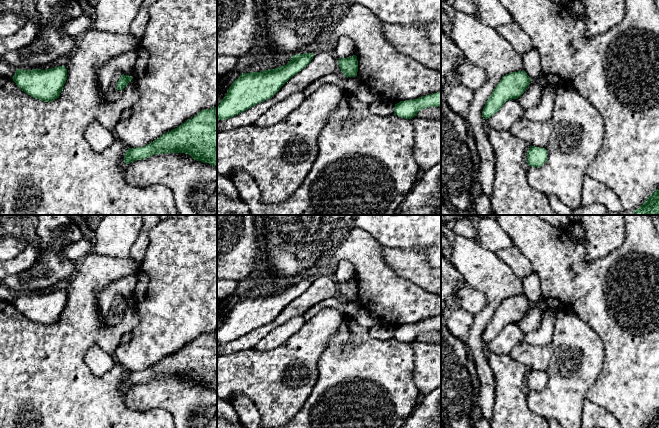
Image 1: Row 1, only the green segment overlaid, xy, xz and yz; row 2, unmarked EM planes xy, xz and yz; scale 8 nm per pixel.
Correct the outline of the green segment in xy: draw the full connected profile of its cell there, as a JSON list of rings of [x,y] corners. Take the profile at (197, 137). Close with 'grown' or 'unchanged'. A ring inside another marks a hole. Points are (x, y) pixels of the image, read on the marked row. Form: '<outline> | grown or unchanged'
[[[217,108],[201,110],[179,127],[143,147],[129,148],[124,161],[127,165],[166,153],[187,153],[196,161],[217,166]]] | unchanged

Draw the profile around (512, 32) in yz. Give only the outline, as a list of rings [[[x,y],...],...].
[[[514,21],[497,27],[496,31],[503,39],[508,41],[513,49],[521,56],[524,56],[534,48],[530,37],[524,32],[520,25]]]

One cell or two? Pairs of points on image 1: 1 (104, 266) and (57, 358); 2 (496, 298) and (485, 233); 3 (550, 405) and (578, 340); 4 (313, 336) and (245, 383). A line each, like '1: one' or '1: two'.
1: one
2: two
3: one
4: one

